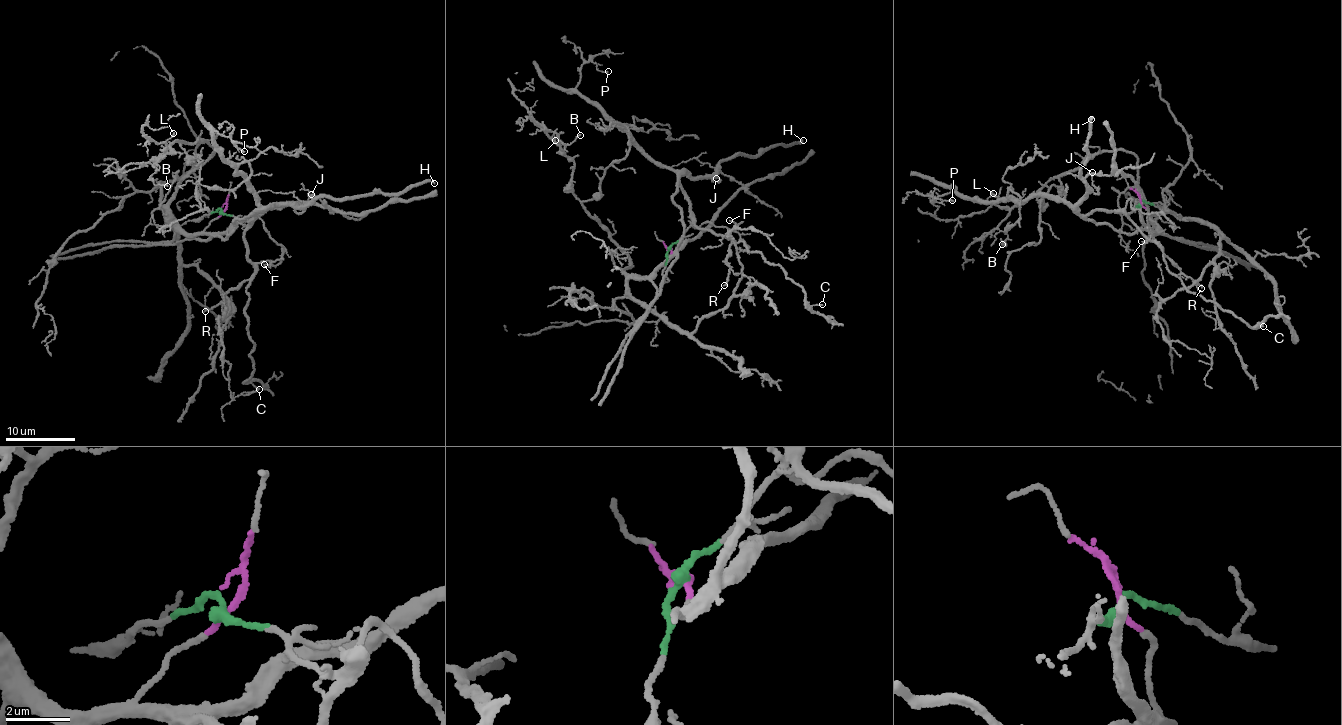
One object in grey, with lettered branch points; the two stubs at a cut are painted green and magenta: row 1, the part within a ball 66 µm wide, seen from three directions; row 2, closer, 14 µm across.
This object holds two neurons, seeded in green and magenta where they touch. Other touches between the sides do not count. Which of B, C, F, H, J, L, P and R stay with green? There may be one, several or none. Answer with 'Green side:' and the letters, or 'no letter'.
Green side: C, F, H, J, P, R

